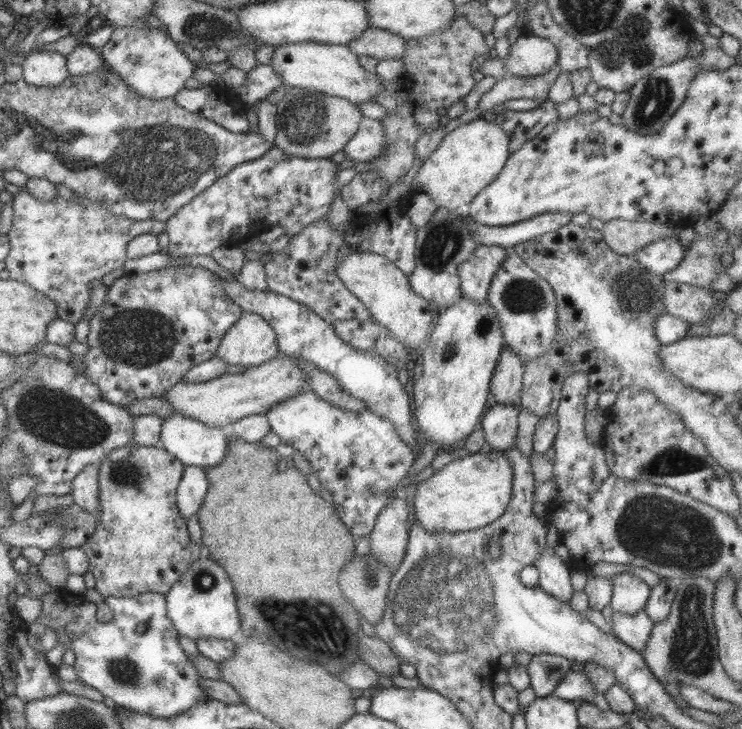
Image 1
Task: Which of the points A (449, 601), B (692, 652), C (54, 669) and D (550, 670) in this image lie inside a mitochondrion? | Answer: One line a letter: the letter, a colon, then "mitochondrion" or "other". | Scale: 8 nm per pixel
A: mitochondrion
B: mitochondrion
C: other
D: mitochondrion

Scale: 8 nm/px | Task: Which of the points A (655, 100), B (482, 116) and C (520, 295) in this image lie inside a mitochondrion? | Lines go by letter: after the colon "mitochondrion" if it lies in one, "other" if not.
A: mitochondrion
B: other
C: mitochondrion

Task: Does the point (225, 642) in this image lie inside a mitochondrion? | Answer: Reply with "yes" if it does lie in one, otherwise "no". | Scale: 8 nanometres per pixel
no

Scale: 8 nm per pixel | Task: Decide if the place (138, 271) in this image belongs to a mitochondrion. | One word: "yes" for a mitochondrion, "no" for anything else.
no

